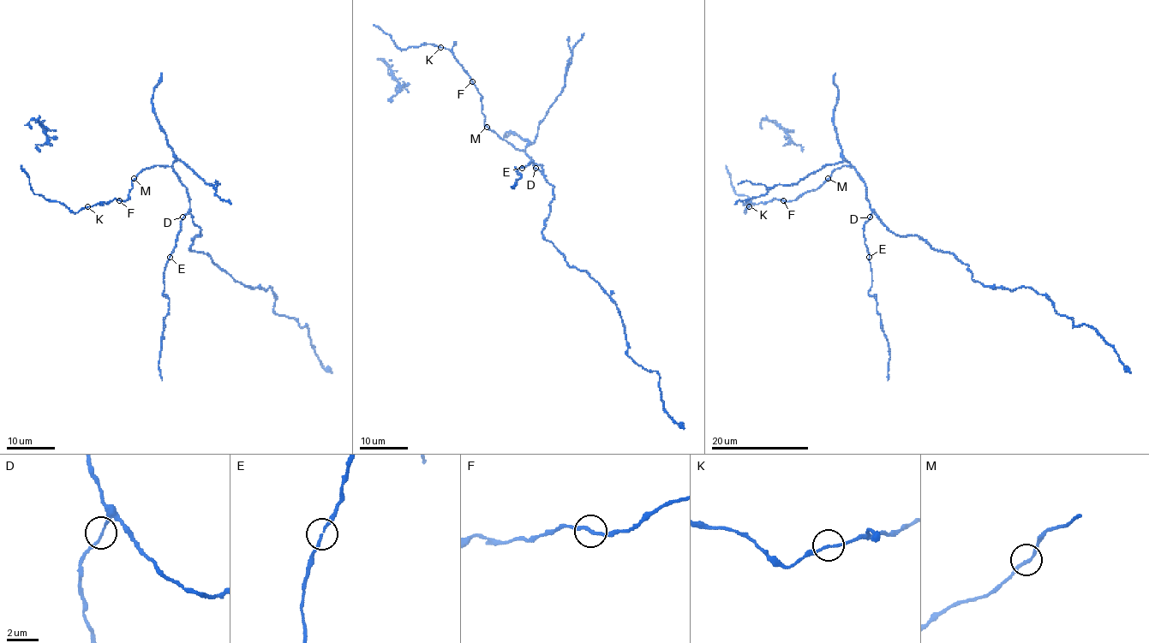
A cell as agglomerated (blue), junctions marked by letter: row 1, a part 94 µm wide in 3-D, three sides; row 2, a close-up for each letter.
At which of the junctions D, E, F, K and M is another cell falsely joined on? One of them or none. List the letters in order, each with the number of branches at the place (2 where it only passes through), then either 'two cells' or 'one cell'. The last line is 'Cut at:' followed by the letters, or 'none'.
D: 2 | one cell
E: 2 | one cell
F: 2 | one cell
K: 2 | one cell
M: 2 | one cell
Cut at: none

